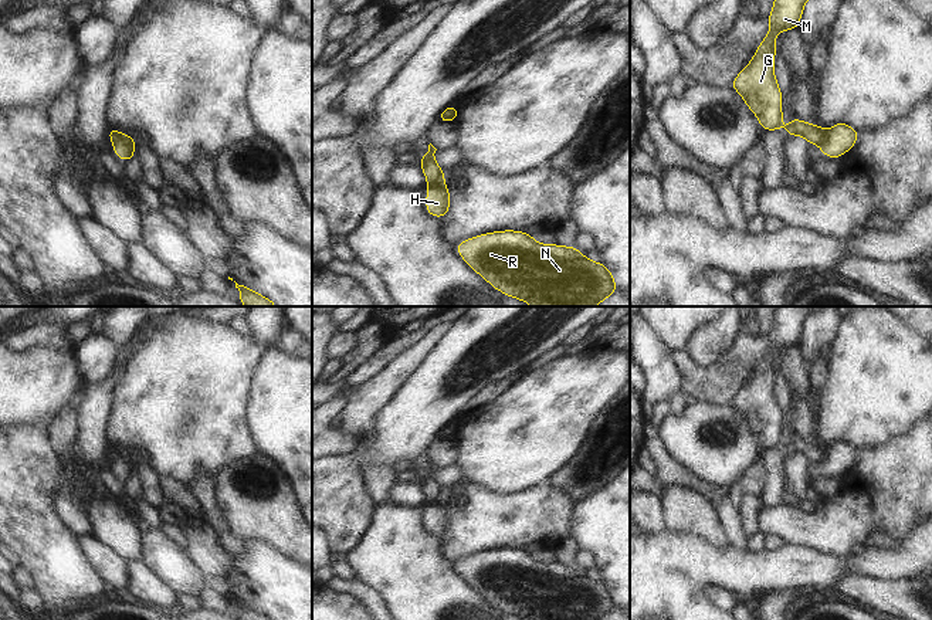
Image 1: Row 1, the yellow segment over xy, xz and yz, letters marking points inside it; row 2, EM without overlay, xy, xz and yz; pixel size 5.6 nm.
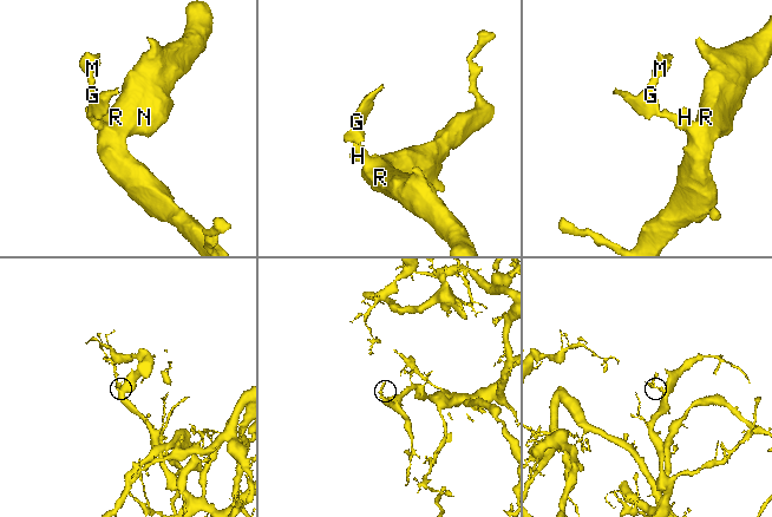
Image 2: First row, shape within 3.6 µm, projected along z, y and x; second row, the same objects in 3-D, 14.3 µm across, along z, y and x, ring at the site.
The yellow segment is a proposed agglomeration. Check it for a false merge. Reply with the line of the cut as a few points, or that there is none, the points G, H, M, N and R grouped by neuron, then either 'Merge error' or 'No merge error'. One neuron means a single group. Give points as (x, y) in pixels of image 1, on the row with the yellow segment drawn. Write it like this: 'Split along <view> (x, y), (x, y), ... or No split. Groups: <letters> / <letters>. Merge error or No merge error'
Split along xz (443, 179), (431, 186). Groups: G M / H N R. Merge error

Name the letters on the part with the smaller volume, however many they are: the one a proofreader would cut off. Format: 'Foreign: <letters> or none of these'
Foreign: G, M

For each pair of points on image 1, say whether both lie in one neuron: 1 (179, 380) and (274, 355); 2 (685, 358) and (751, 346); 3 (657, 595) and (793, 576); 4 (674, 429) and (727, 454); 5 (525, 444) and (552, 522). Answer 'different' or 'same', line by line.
1: different
2: same
3: same
4: same
5: different

